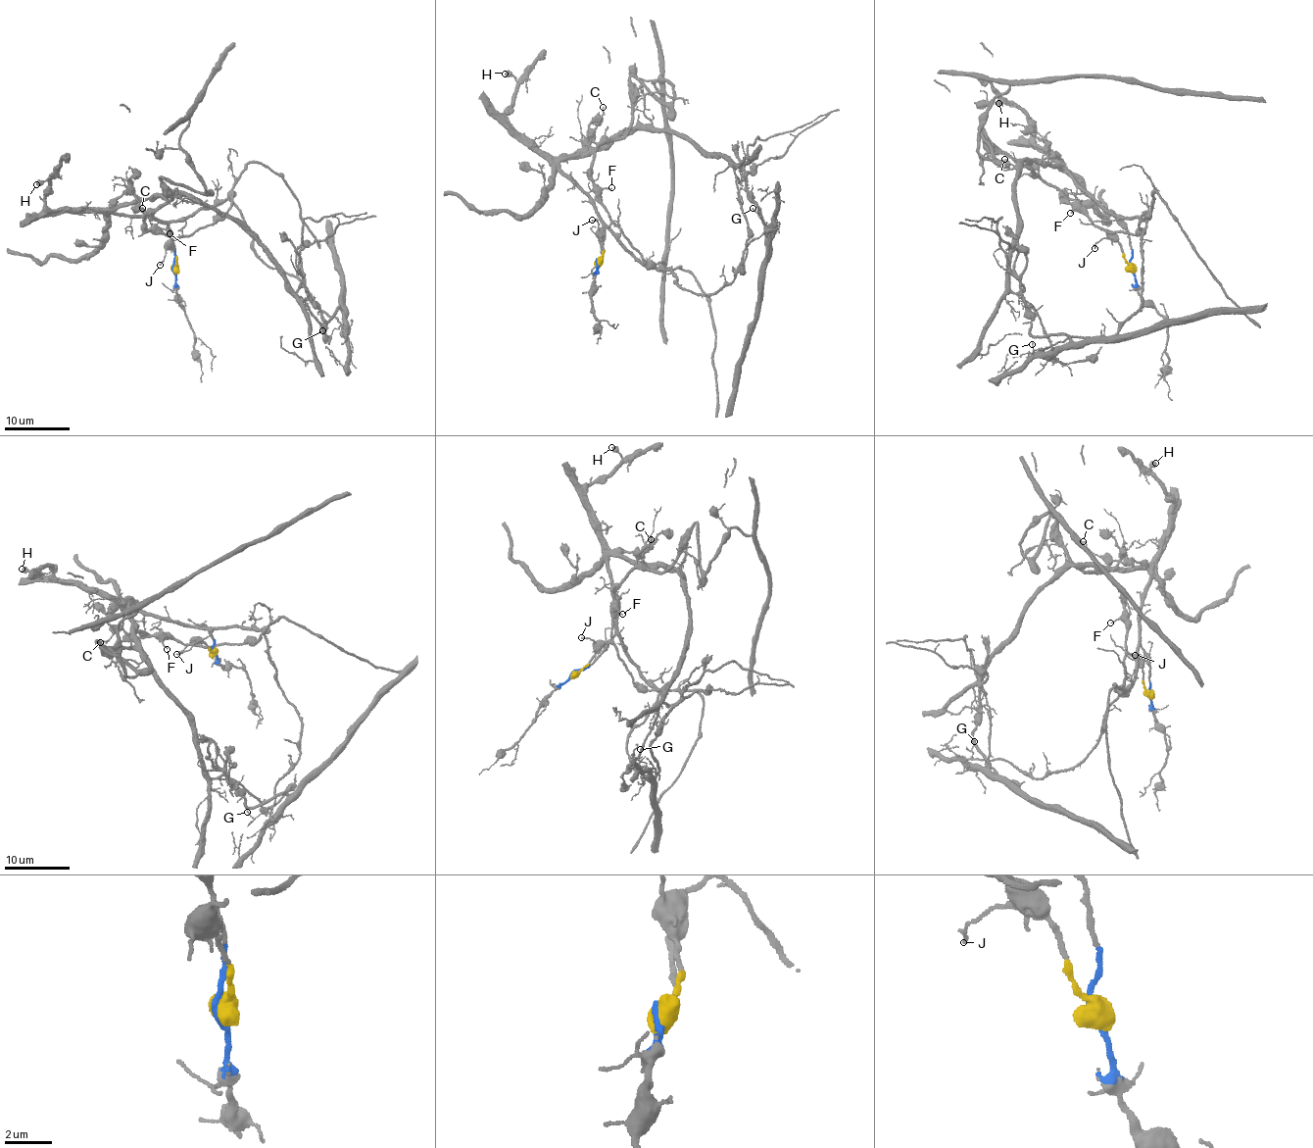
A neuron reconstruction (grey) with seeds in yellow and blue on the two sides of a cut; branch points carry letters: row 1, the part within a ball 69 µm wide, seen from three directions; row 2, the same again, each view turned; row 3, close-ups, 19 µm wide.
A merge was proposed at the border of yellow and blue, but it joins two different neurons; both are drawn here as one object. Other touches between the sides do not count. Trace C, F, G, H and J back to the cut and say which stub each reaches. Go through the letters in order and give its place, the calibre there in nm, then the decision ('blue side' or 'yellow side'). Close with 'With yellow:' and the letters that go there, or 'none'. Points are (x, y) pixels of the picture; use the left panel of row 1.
C: (142, 208) | 100 nm | yellow side
F: (170, 233) | 110 nm | yellow side
G: (322, 330) | 100 nm | blue side
H: (36, 184) | 550 nm | blue side
J: (160, 265) | 140 nm | yellow side
With yellow: C, F, J

